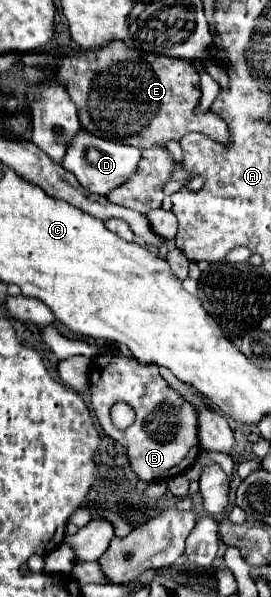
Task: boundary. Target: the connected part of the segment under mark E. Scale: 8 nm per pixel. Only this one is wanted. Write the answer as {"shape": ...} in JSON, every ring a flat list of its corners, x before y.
{"shape":[[111,41,95,51,73,51,61,57,55,69,51,69,51,61,53,57,49,55,21,55,23,65,43,69,65,85,71,101,77,105,81,127,101,139,149,149,197,131,223,145,231,141,223,119,211,111,205,115,195,113,199,105,199,75,191,61,141,53,123,41]]}

